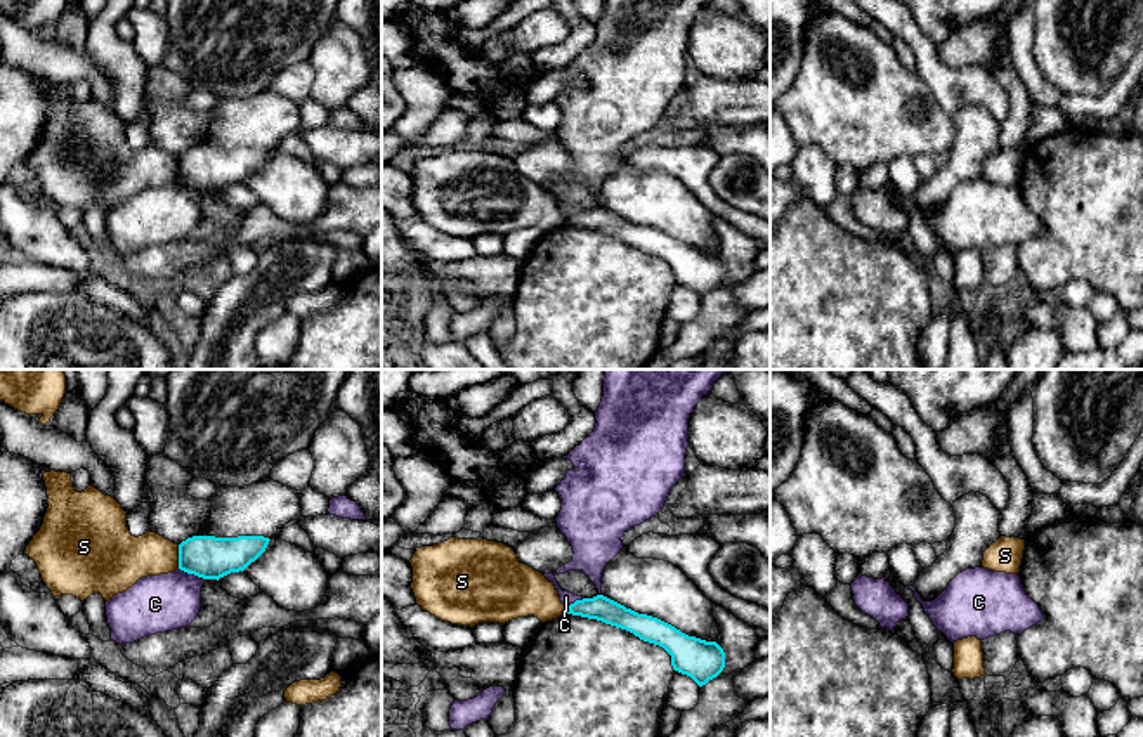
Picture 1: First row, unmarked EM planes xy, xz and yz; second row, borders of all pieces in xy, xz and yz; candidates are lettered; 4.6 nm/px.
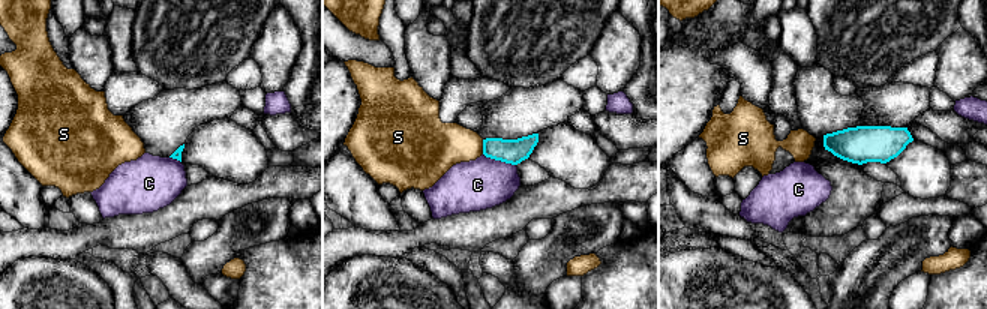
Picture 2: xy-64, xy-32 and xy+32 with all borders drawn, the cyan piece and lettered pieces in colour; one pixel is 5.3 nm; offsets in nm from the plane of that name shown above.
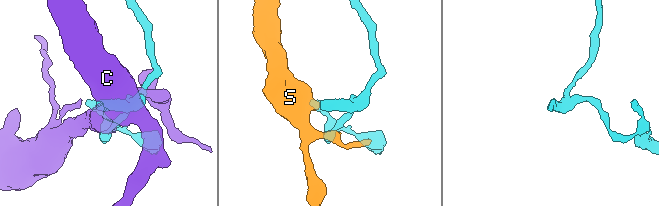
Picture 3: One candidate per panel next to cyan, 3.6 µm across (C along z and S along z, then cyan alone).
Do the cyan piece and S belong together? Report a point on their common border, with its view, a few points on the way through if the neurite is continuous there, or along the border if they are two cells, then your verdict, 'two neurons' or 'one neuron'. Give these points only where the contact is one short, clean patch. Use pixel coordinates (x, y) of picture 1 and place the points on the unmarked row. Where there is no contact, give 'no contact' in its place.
xy (179, 169) | two neurons

